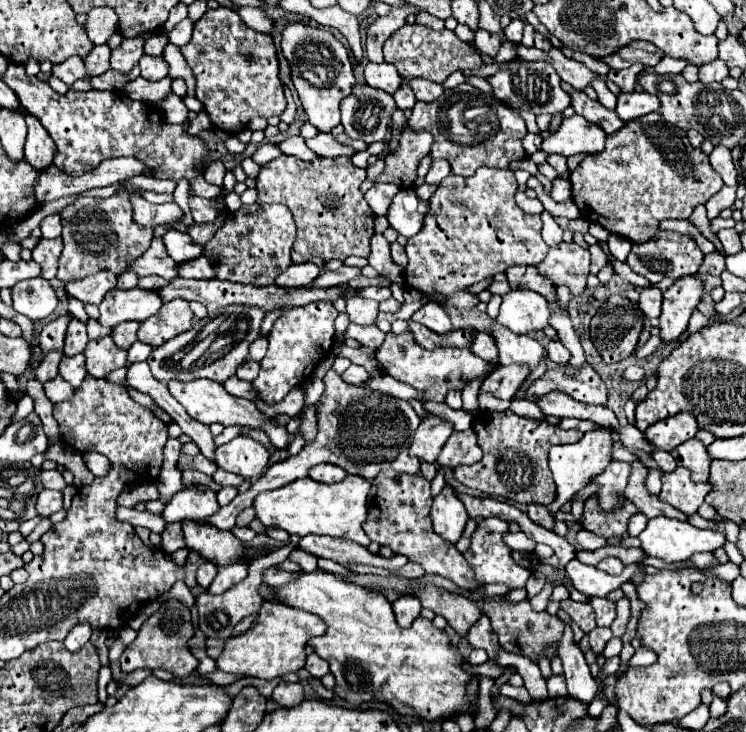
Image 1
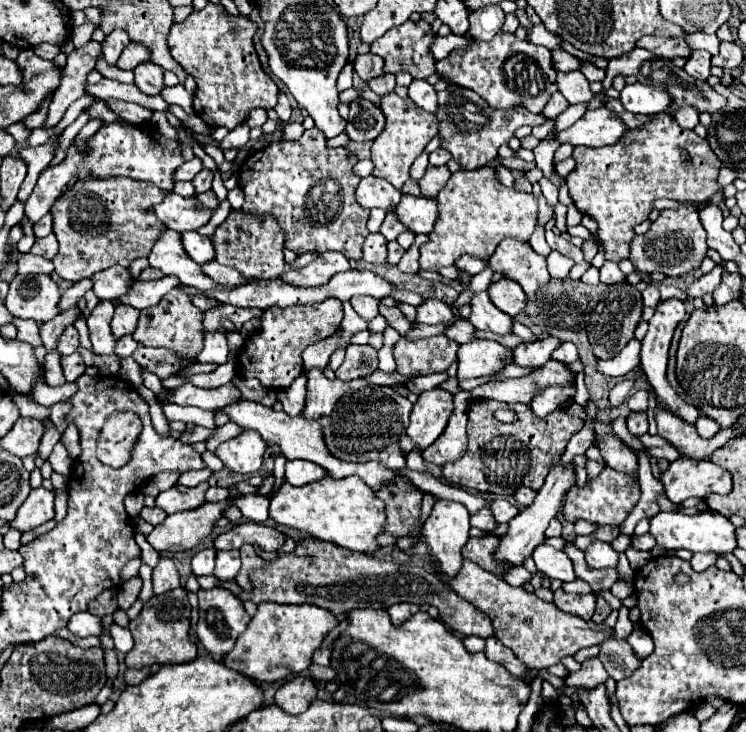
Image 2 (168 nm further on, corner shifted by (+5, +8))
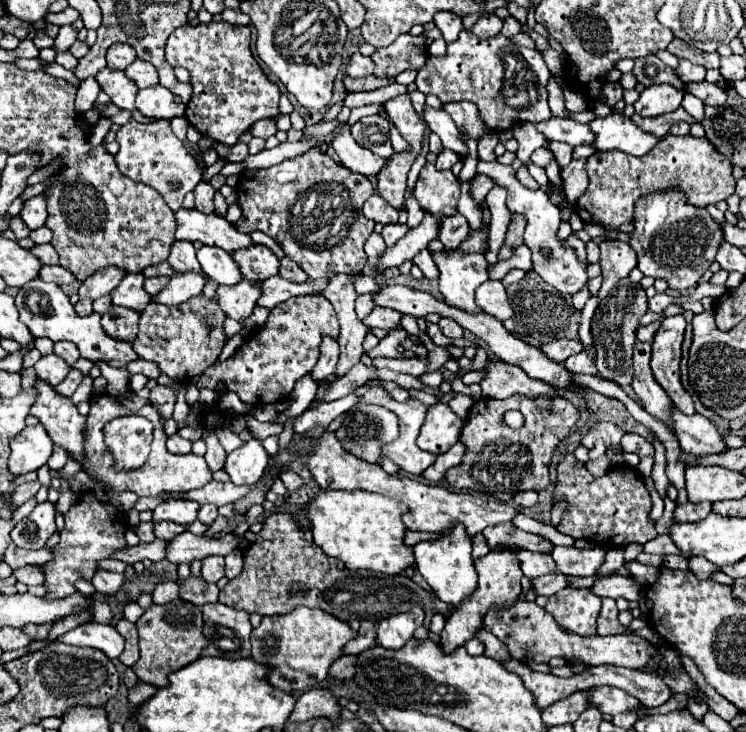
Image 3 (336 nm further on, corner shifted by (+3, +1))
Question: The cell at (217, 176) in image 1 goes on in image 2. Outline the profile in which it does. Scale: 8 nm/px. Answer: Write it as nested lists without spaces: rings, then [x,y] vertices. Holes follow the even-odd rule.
[[[204,168],[202,172],[198,172],[198,174],[192,178],[192,184],[194,184],[194,188],[196,188],[196,194],[202,194],[202,192],[210,190],[210,188],[212,188],[212,178],[214,178],[214,172],[208,170],[208,168]]]

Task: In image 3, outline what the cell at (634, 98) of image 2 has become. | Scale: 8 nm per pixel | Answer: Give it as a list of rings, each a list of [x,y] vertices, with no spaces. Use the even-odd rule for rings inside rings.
[[[652,85],[640,93],[640,99],[634,103],[634,109],[642,117],[656,117],[672,113],[682,105],[684,93],[672,85]]]

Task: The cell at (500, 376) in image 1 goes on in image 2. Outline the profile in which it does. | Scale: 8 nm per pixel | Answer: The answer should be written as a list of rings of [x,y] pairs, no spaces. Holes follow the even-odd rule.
[[[548,336],[538,342],[524,342],[514,350],[514,362],[518,366],[542,366],[552,358],[552,352],[562,344],[562,340]]]

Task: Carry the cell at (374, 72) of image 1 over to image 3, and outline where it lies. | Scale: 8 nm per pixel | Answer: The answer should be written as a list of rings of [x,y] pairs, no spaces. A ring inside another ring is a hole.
[[[354,53],[352,57],[350,57],[350,61],[348,61],[348,69],[346,69],[346,73],[350,75],[350,77],[368,77],[368,75],[372,75],[374,73],[374,61],[370,59],[370,57],[364,57],[362,53]]]

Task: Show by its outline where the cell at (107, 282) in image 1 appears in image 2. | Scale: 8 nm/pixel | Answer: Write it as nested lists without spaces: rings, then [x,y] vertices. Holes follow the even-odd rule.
[[[112,266],[110,270],[102,270],[92,276],[94,280],[94,292],[98,298],[106,300],[118,300],[126,290],[130,288],[130,282],[134,282],[130,268]]]

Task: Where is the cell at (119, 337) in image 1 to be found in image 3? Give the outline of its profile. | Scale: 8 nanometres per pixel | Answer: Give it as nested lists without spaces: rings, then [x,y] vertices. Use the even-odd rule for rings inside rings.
[[[110,307],[102,315],[102,327],[104,331],[118,341],[134,341],[138,333],[138,321],[140,313],[126,309],[126,307]]]

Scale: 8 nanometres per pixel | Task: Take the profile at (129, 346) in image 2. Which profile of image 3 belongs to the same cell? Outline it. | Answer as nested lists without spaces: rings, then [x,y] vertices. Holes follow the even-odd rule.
[[[40,279],[28,281],[24,287],[20,287],[16,295],[16,307],[20,311],[20,321],[30,329],[34,337],[48,337],[52,341],[72,341],[80,349],[82,357],[90,361],[102,359],[112,367],[126,367],[130,361],[138,359],[132,343],[116,341],[104,333],[98,313],[92,313],[88,317],[76,315],[70,299],[62,293],[56,283],[46,283]]]

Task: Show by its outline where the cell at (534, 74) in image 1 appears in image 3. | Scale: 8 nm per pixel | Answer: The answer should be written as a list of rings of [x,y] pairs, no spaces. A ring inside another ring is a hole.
[[[462,31],[460,37],[448,45],[446,57],[428,57],[428,65],[418,71],[416,87],[422,93],[434,93],[442,103],[476,103],[484,123],[488,123],[494,133],[500,133],[512,129],[516,123],[534,123],[552,117],[546,91],[550,77],[552,73],[540,51],[520,47],[502,35],[484,41],[470,31]]]

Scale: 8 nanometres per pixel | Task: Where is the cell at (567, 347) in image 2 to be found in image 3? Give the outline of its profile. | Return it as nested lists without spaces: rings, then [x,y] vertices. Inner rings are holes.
[[[582,351],[582,353],[576,353],[576,355],[570,355],[570,357],[564,361],[564,367],[566,367],[570,373],[598,375],[596,365],[594,365],[594,359],[592,359],[590,355],[586,355],[584,351]]]

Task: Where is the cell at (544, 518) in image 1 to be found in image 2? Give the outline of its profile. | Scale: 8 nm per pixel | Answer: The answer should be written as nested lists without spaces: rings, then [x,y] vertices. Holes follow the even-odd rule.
[[[526,486],[518,488],[516,494],[514,494],[514,498],[516,498],[516,502],[518,502],[520,506],[530,506],[530,504],[534,502],[534,496],[536,496],[536,492],[530,490],[530,488],[526,488]]]

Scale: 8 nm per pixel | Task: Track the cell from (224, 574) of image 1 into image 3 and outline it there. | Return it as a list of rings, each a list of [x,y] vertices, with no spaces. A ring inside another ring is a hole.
[[[236,551],[226,557],[226,577],[234,579],[242,571],[242,551]]]

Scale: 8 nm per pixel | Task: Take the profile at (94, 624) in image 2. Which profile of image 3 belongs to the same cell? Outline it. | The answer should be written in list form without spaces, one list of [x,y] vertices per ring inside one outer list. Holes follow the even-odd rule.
[[[96,621],[72,629],[70,633],[62,635],[60,641],[76,647],[96,647],[110,659],[120,657],[120,653],[124,651],[124,637],[112,625],[100,625]]]

